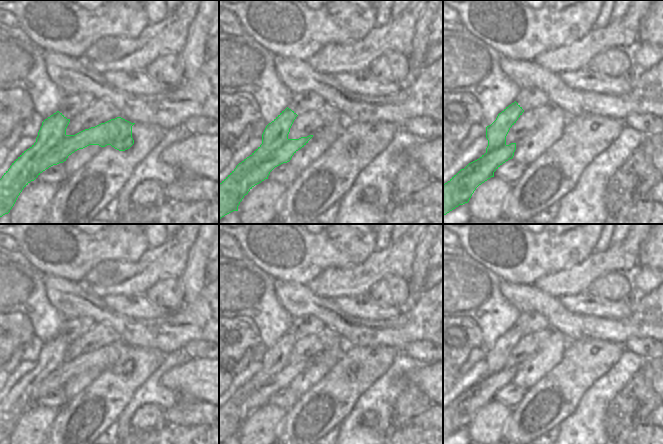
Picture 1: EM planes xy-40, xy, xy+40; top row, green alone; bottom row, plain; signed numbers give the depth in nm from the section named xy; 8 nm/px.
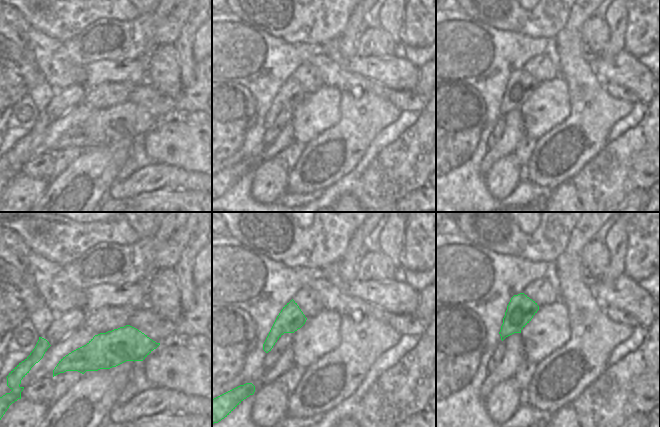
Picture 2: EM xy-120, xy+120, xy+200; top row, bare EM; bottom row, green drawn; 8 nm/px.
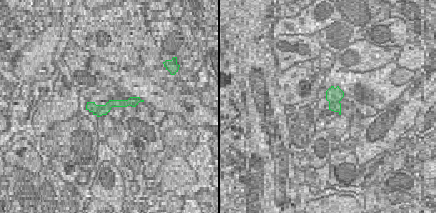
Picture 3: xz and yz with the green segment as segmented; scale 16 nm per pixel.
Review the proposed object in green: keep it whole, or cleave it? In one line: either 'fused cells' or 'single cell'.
fused cells

